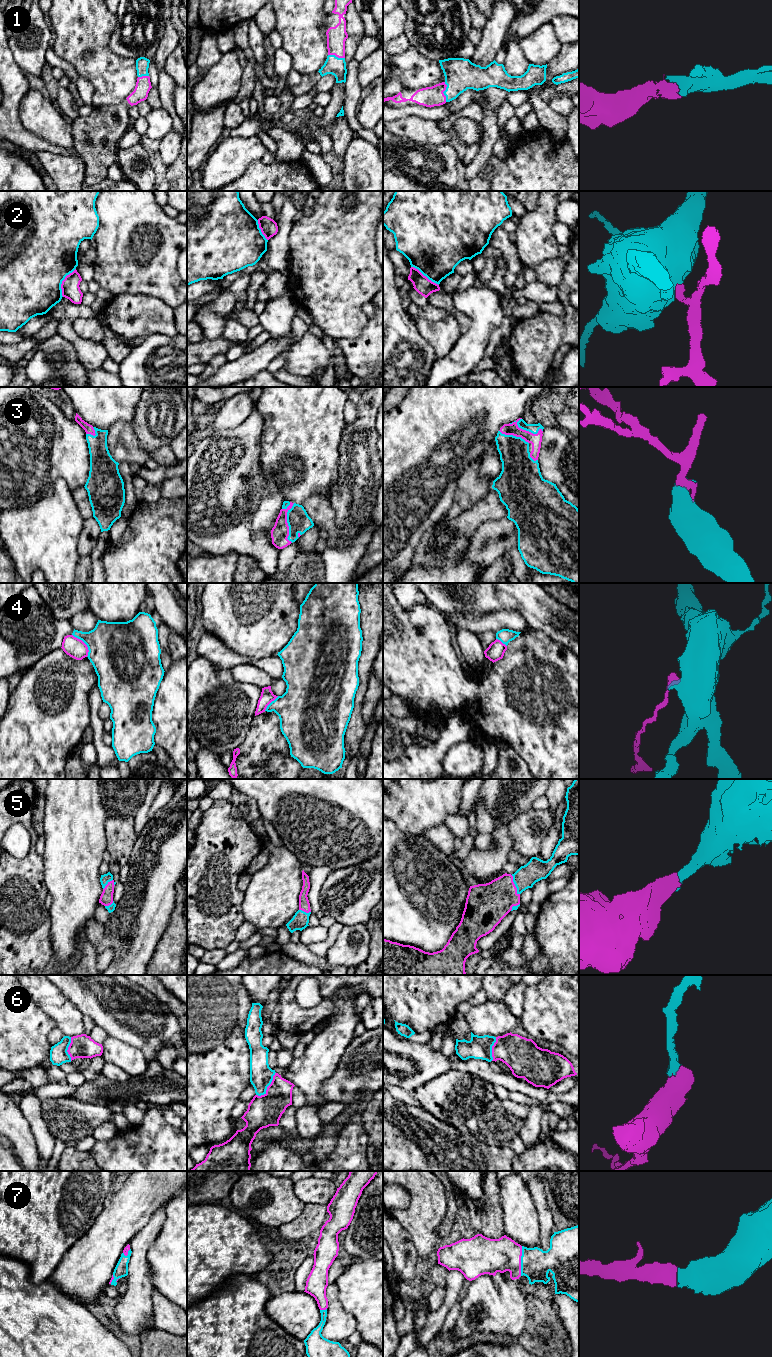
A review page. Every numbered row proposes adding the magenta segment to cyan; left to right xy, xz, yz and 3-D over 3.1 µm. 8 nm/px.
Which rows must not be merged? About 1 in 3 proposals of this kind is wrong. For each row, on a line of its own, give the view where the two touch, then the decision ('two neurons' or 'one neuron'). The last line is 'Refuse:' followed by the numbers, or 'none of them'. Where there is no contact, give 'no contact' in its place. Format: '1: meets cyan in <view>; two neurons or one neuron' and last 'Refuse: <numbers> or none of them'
1: meets cyan in yz; one neuron
2: meets cyan in xy; two neurons
3: meets cyan in xz; one neuron
4: meets cyan in xy; two neurons
5: meets cyan in yz; one neuron
6: meets cyan in xz; one neuron
7: meets cyan in yz; one neuron
Refuse: 2, 4

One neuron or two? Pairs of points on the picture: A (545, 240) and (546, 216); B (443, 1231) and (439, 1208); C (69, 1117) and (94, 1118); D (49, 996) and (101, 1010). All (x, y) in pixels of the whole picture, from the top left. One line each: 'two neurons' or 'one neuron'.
A: one neuron
B: two neurons
C: one neuron
D: two neurons

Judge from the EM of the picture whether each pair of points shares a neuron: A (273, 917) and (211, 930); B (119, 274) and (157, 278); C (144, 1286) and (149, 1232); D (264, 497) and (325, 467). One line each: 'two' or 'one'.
A: two
B: one
C: one
D: two

